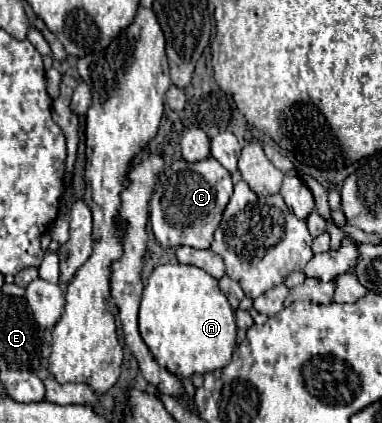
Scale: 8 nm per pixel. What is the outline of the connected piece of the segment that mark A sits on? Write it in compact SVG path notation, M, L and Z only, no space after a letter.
M163 264L151 272L139 308L139 330L157 364L179 378L191 378L193 374L205 374L225 368L231 362L237 334L235 310L219 290L219 282L205 270L185 264Z

